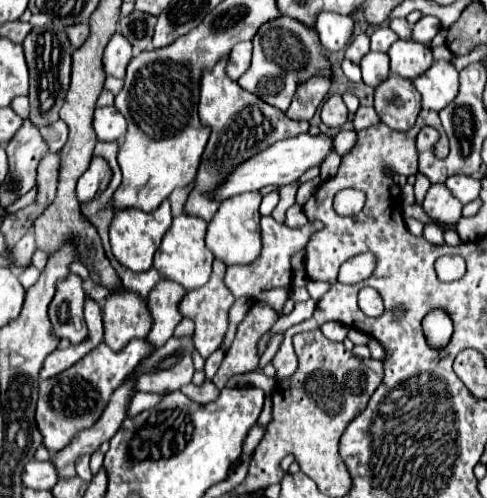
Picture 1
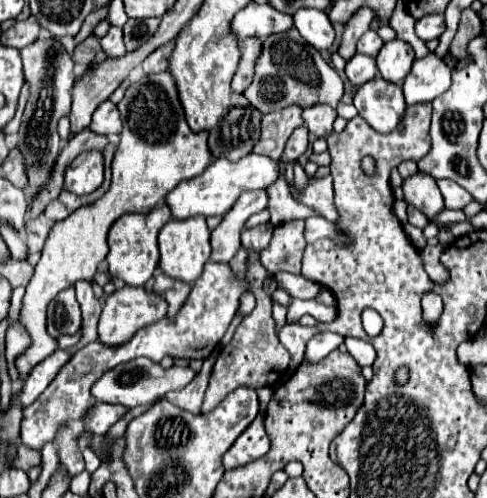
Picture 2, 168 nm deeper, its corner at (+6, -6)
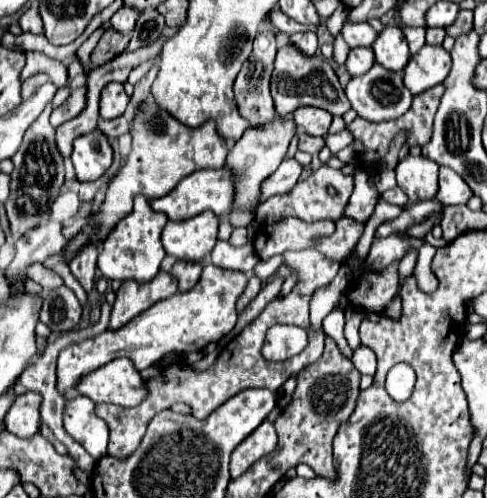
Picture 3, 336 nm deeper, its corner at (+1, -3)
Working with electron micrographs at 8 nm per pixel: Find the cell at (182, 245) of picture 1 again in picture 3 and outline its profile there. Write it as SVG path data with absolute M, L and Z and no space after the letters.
M206 210L182 222L168 222L162 232L166 254L178 260L204 260L210 256L218 234L218 216Z

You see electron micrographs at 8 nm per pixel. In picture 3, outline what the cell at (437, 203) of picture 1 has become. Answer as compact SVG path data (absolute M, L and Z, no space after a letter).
M408 154L396 166L396 180L412 204L430 200L438 190L438 164L424 156Z

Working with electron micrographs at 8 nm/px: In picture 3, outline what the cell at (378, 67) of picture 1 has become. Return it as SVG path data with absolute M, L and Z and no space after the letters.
M354 48L348 54L346 60L346 68L352 76L362 76L364 72L368 72L374 66L374 52L372 48Z

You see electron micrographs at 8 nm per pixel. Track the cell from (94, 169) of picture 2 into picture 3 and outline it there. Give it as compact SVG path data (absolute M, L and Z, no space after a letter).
M94 128L92 132L78 136L74 140L72 162L76 168L76 178L82 182L98 180L112 164L112 146L108 138Z

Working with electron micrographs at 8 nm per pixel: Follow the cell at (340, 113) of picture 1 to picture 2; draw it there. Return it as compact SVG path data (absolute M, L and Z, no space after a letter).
M321 105L307 107L303 109L303 119L309 133L313 133L315 137L327 137L333 131L333 121L337 119L337 111L333 107L321 107Z

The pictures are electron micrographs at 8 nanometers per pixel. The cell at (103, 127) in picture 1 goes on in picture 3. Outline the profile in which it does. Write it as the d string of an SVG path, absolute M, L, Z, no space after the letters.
M110 82L100 94L100 116L106 120L118 118L124 114L126 106L128 106L128 96L124 92L124 86L118 82Z

